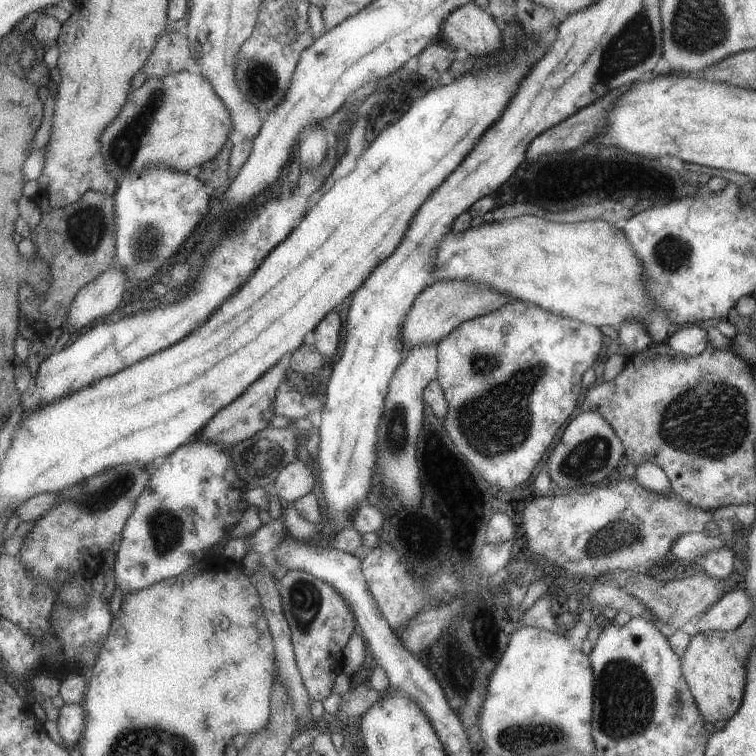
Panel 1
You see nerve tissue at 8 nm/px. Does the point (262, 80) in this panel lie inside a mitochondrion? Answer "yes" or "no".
yes

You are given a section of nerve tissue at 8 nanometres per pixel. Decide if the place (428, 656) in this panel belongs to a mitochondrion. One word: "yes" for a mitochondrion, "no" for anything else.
no

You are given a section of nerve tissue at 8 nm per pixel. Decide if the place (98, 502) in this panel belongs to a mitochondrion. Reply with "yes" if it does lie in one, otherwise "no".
yes

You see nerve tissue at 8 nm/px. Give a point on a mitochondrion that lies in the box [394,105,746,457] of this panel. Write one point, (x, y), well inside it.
(671, 252)

